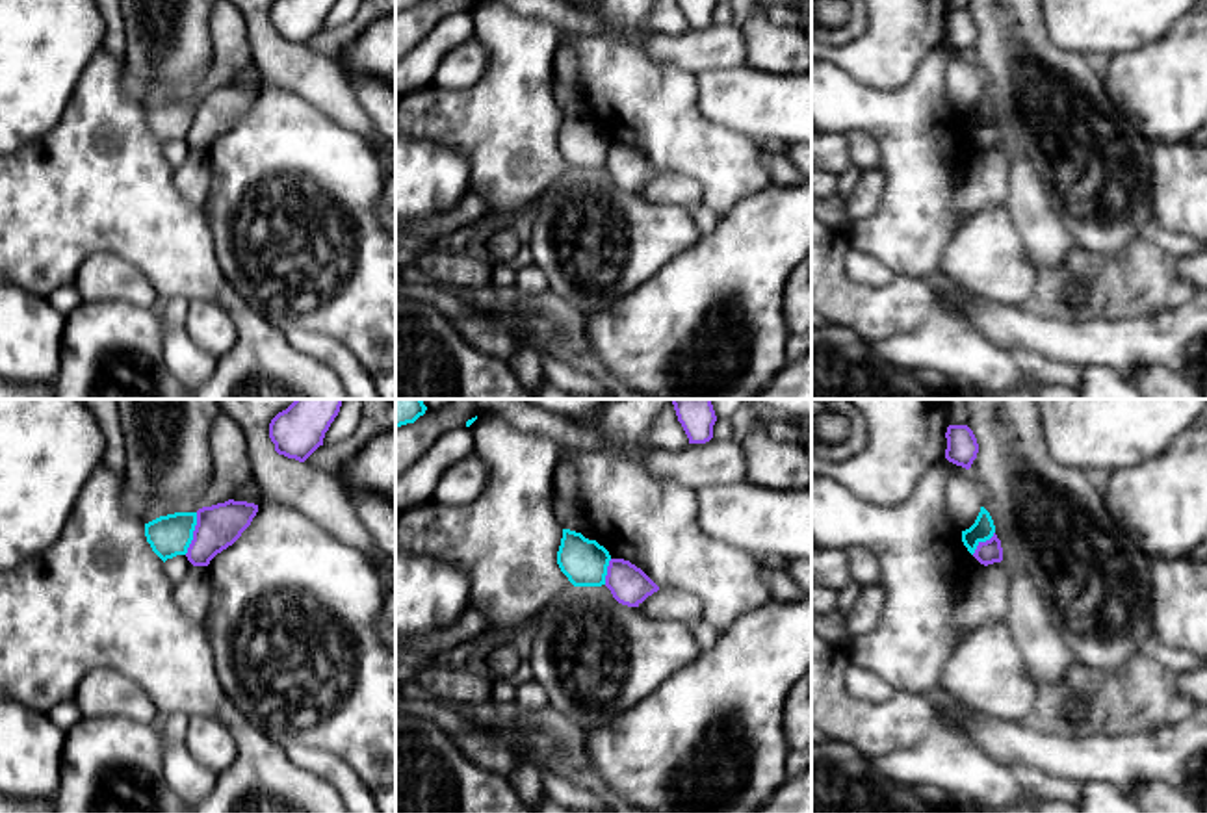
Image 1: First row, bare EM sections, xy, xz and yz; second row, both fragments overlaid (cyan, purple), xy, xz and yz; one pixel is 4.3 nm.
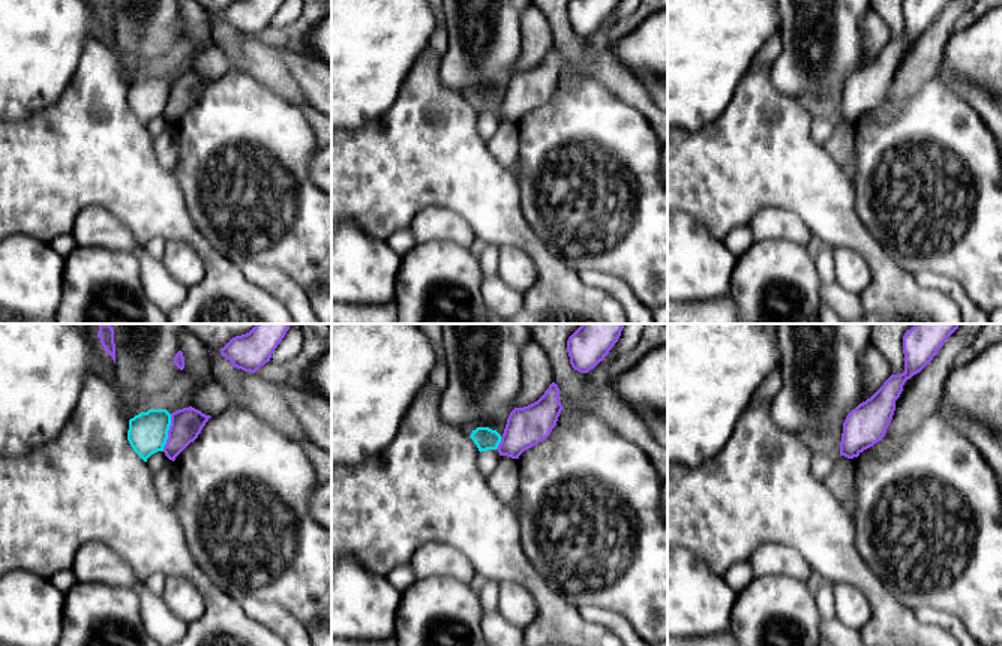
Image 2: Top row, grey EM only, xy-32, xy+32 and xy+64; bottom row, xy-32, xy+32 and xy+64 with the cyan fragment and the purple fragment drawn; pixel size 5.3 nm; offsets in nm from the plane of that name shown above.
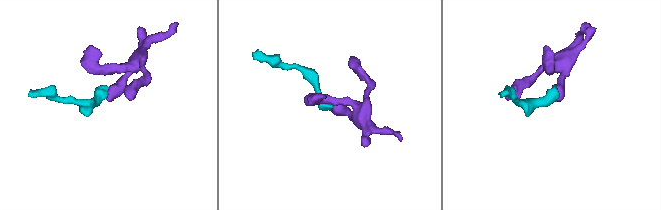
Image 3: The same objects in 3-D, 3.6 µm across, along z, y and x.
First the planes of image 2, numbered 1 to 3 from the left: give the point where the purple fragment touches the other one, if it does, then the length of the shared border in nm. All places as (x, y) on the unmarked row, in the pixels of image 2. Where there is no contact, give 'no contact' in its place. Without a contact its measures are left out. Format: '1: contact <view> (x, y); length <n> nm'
1: contact xy-32 (167, 96); length 200 nm
2: contact xy+32 (500, 105); length 80 nm
3: no contact

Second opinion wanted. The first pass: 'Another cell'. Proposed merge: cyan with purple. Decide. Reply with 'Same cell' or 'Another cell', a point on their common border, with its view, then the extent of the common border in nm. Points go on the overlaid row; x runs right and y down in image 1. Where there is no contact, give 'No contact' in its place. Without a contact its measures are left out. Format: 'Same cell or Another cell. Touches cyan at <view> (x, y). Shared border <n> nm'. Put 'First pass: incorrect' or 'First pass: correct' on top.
First pass: correct
Another cell. Touches cyan at xy (192, 533). Shared border 190 nm

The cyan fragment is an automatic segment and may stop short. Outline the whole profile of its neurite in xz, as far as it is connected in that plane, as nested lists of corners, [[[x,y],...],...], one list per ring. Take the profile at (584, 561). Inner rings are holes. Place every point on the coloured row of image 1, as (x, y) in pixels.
[[[563,529],[557,564],[574,587],[605,585],[609,561],[609,551],[596,540],[589,540],[581,533]]]

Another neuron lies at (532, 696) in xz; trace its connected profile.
[[[529,681],[516,689],[514,703],[520,711],[540,711],[550,705],[550,696],[537,681]]]

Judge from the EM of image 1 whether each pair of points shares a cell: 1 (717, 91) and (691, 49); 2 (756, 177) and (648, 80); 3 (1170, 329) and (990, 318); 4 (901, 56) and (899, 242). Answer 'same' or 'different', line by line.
1: different
2: same
3: same
4: different

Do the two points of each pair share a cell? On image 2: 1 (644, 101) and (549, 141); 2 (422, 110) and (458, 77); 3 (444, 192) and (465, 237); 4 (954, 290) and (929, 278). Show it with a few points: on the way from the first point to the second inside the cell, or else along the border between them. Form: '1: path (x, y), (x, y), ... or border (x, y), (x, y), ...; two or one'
1: border (603, 86), (632, 105), (651, 126); two
2: border (440, 57), (440, 80), (468, 101); two
3: border (419, 212), (447, 207), (476, 237); two
4: path (948, 285), (935, 281); one

